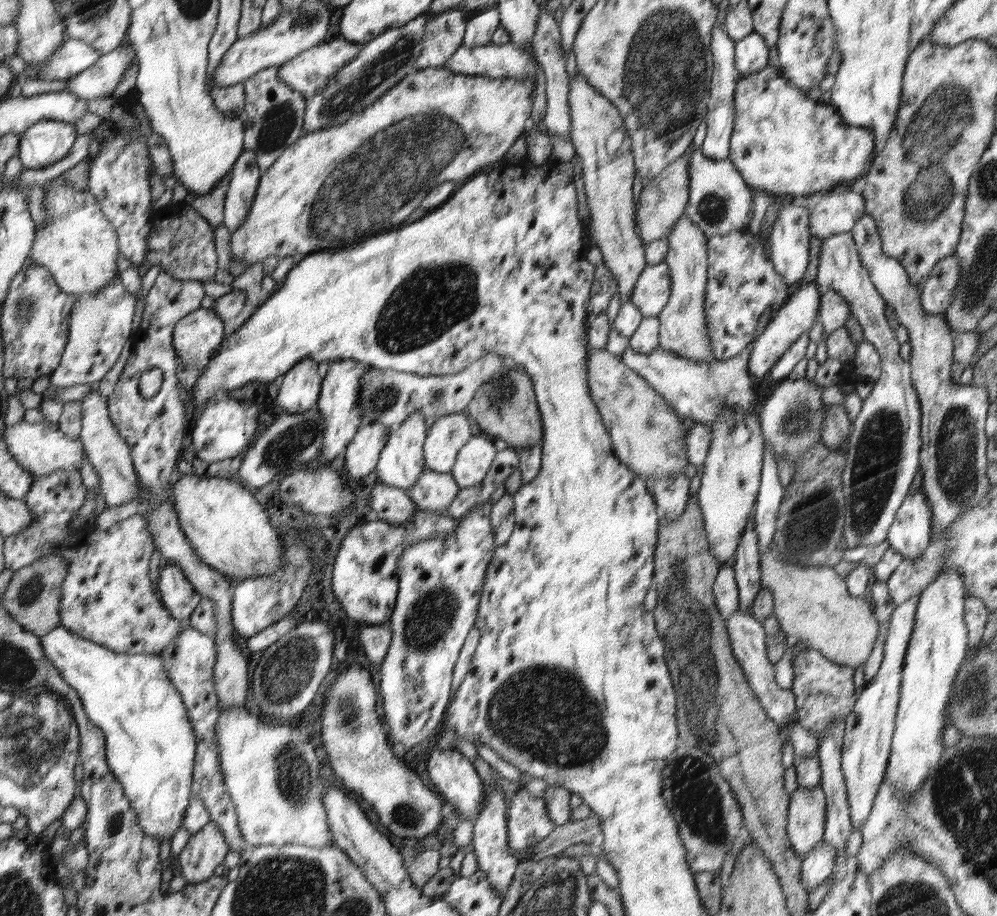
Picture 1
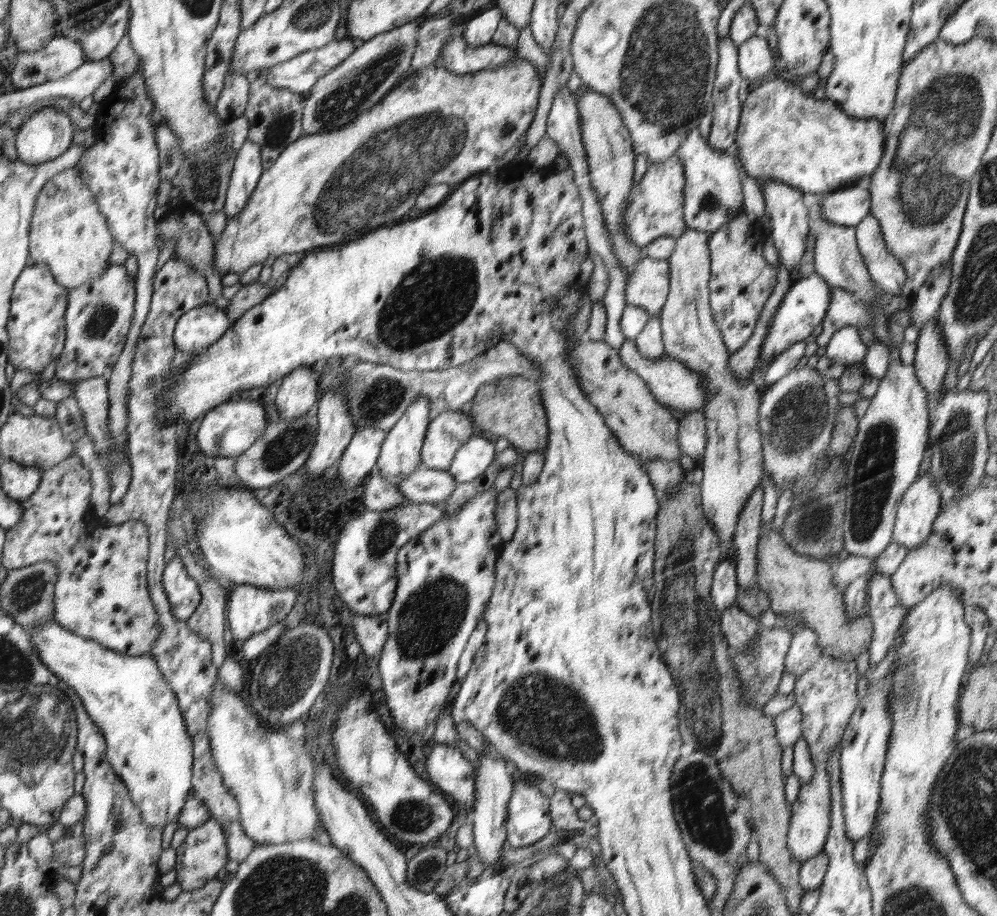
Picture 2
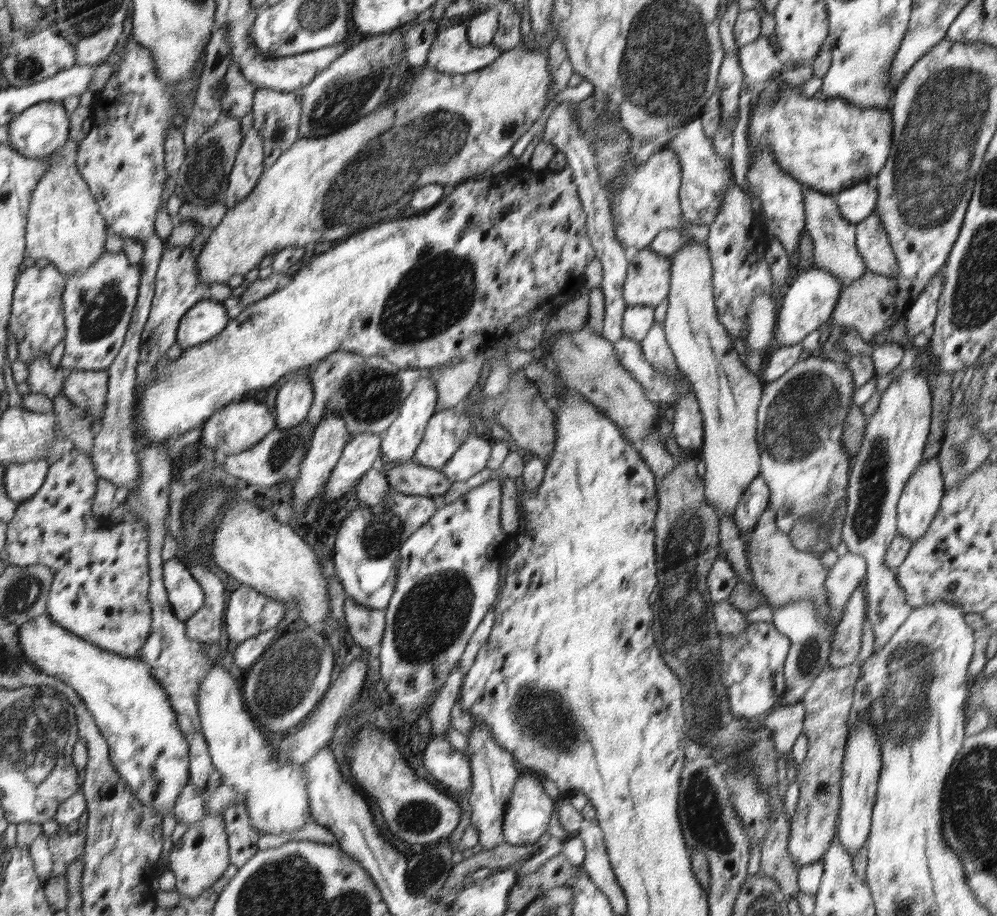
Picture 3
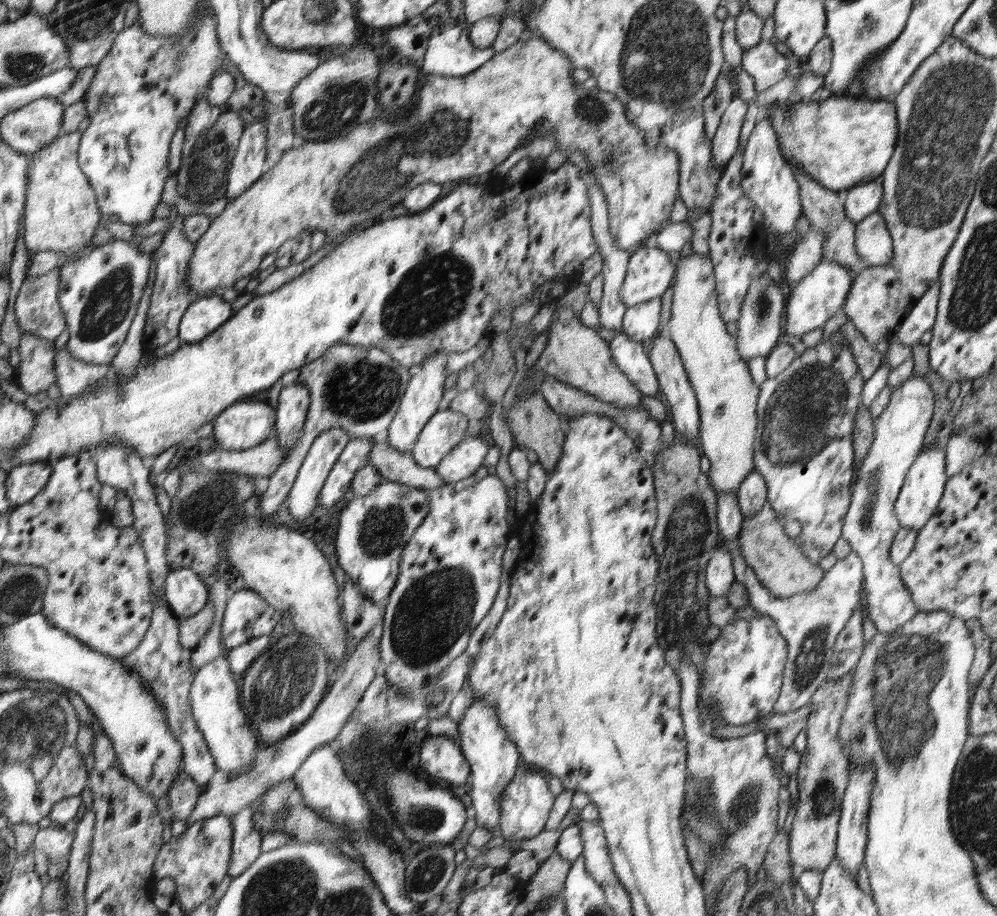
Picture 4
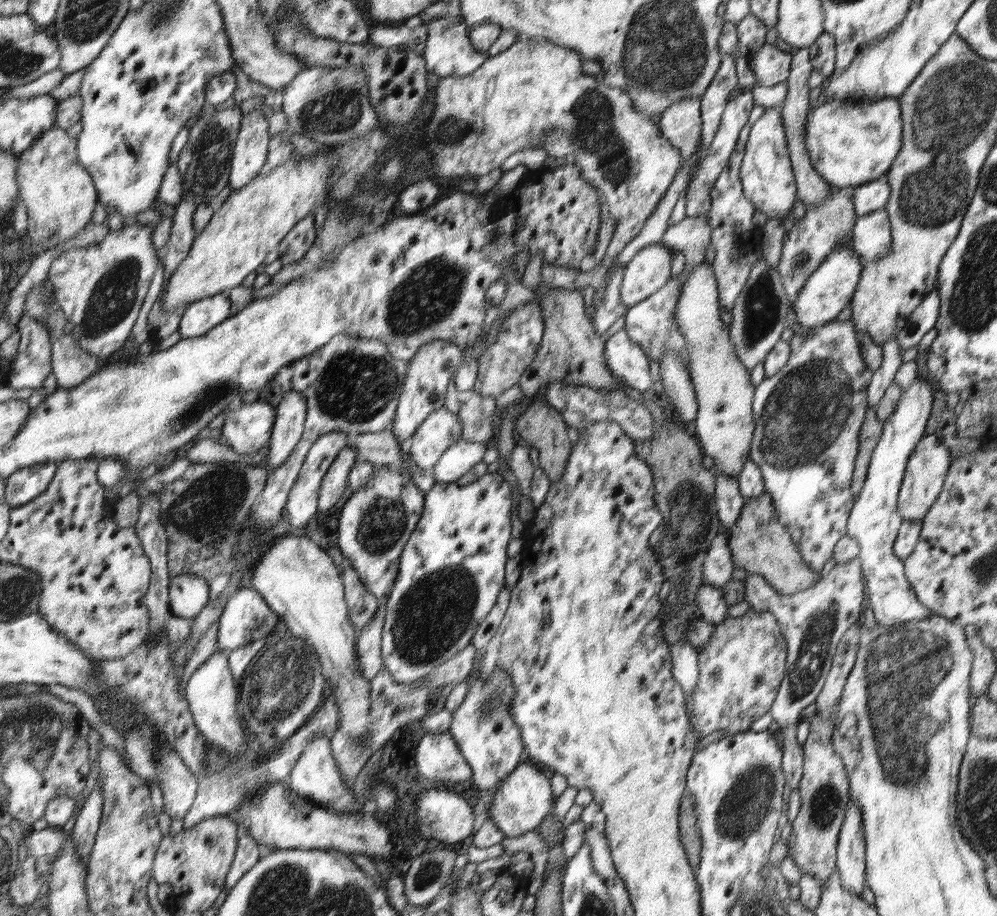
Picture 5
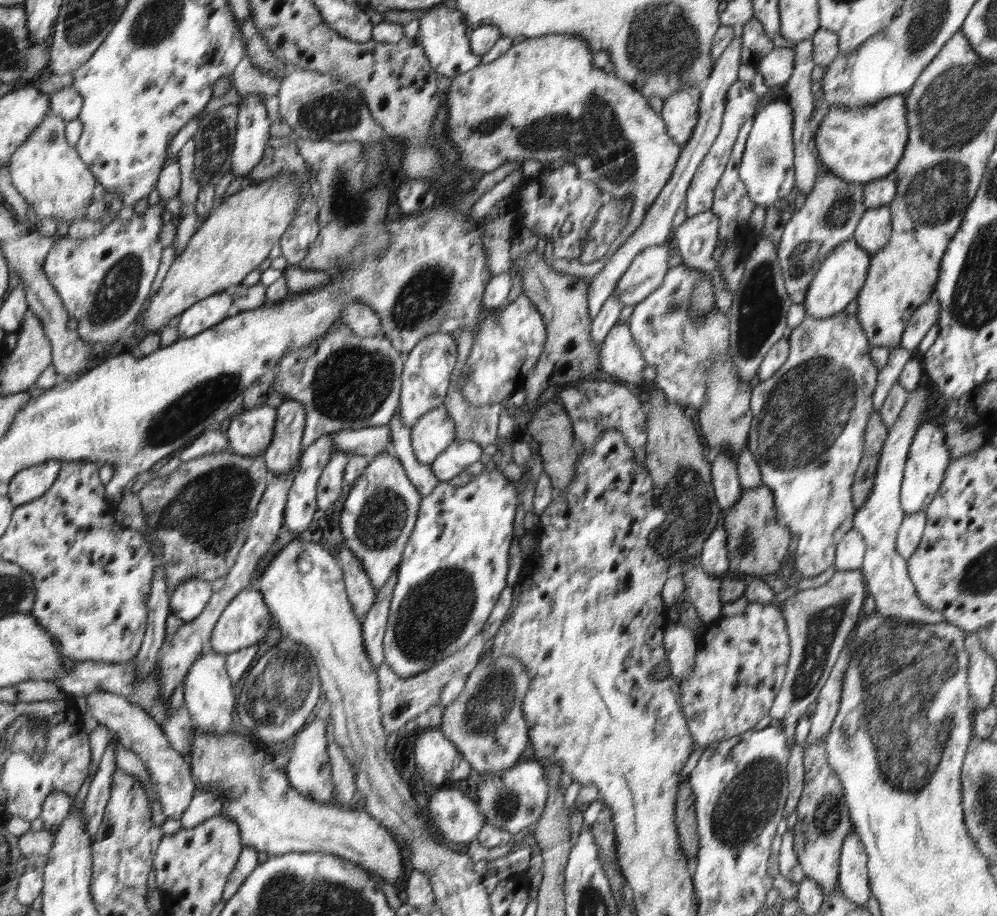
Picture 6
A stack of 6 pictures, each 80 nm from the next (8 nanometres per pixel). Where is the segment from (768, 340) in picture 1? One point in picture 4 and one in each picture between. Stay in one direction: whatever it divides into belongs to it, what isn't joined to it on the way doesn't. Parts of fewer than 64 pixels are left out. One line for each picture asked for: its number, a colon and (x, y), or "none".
2: (803, 307)
3: (809, 302)
4: (819, 295)

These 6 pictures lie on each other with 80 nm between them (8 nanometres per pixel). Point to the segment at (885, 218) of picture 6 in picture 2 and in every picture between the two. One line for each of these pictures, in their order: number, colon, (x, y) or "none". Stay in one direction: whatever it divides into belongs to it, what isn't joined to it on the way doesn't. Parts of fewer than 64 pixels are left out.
2: (885, 269)
3: (872, 242)
4: (873, 242)
5: (871, 234)

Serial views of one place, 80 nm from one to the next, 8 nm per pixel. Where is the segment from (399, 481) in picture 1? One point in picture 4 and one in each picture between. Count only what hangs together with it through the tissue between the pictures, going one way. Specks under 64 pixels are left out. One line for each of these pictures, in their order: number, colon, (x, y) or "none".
2: (401, 454)
3: (400, 441)
4: (421, 401)

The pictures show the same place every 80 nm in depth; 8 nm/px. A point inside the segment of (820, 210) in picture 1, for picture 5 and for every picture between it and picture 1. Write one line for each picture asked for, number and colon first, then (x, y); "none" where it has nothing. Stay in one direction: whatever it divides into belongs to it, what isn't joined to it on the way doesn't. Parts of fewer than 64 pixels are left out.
2: (847, 207)
3: (854, 204)
4: (862, 200)
5: (871, 196)

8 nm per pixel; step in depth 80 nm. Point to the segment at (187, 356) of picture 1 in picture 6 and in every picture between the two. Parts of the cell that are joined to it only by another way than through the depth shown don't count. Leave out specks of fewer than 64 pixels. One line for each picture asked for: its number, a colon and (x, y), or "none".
2: (200, 328)
3: (206, 319)
4: (205, 315)
5: (201, 316)
6: (203, 315)

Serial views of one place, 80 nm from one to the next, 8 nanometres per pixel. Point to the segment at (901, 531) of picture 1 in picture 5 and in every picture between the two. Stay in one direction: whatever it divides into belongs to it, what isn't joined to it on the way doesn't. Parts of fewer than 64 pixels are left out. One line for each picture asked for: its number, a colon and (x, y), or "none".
2: (918, 508)
3: (919, 502)
4: (923, 487)
5: (927, 467)

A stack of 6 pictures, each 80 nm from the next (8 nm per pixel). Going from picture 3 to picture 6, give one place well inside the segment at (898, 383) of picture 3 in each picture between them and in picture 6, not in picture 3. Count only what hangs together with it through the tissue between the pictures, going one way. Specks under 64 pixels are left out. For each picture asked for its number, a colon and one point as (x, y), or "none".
4: (870, 525)
5: (874, 521)
6: (886, 573)

